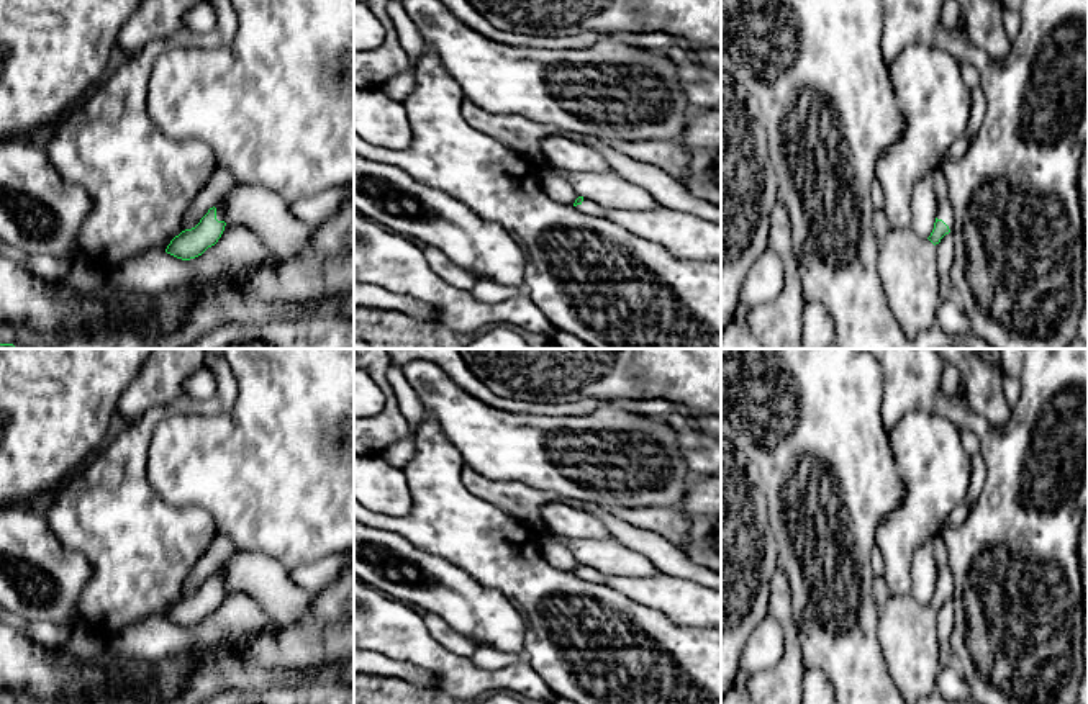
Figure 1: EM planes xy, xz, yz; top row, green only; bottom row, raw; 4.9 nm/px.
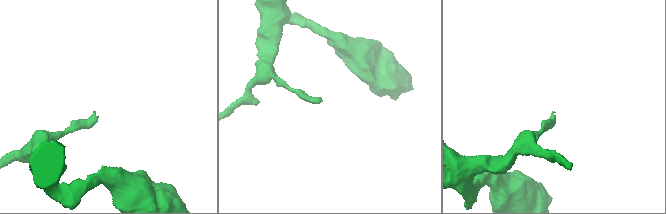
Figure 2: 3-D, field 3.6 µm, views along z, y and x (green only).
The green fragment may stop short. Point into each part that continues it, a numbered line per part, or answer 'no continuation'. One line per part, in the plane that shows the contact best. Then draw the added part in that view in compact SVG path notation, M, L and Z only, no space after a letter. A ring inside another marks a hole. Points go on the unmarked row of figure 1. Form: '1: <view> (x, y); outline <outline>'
1: xy (222, 577); outline M221 566L215 571L215 575L216 575L216 586L218 588L226 588L228 583L229 583L226 570Z

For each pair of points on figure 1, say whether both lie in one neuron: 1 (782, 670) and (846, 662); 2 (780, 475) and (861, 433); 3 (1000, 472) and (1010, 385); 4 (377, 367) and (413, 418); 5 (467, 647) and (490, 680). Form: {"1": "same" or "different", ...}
{"1": "different", "2": "same", "3": "different", "4": "different", "5": "different"}

